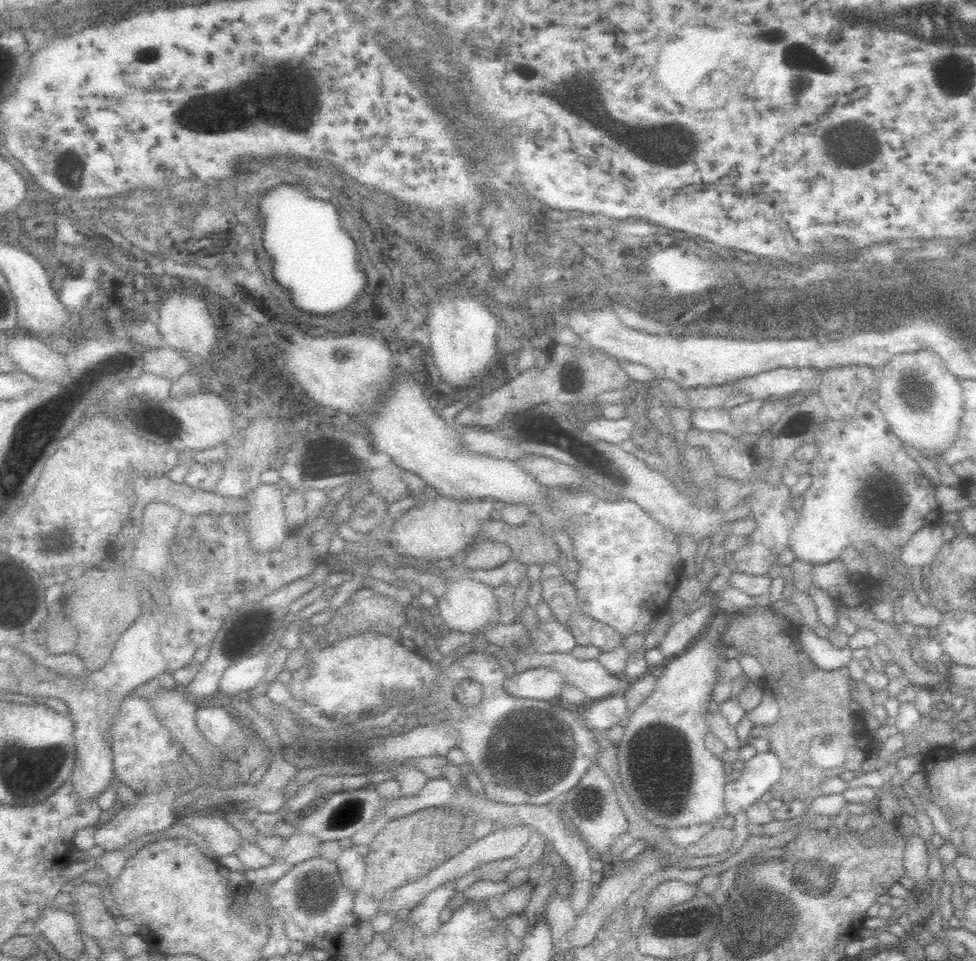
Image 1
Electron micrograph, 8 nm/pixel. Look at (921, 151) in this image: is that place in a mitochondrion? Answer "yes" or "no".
no

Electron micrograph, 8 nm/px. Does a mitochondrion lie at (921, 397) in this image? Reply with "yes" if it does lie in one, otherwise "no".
yes

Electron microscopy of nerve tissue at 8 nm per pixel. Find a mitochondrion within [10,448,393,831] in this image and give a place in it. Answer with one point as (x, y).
(33, 775)

